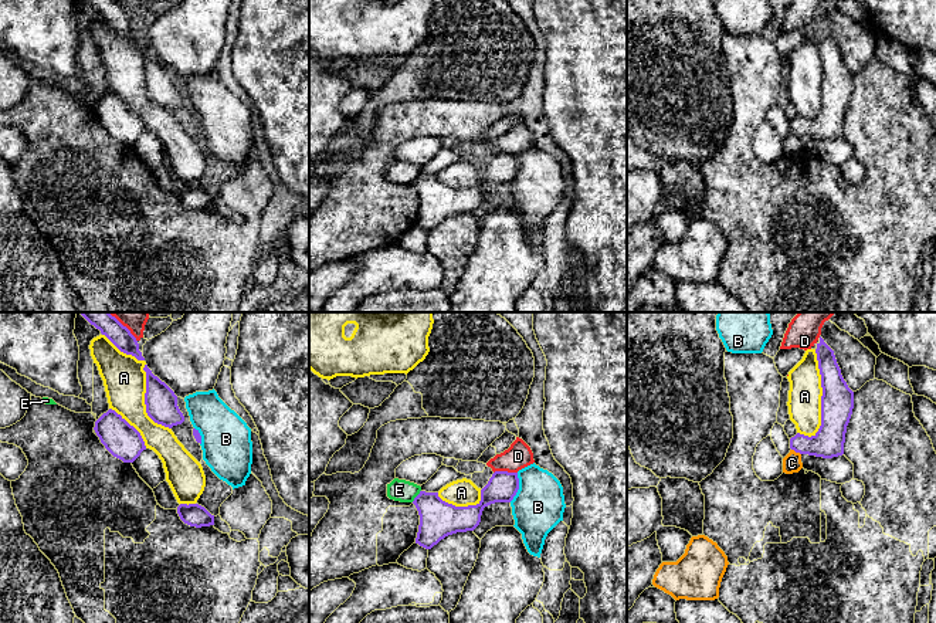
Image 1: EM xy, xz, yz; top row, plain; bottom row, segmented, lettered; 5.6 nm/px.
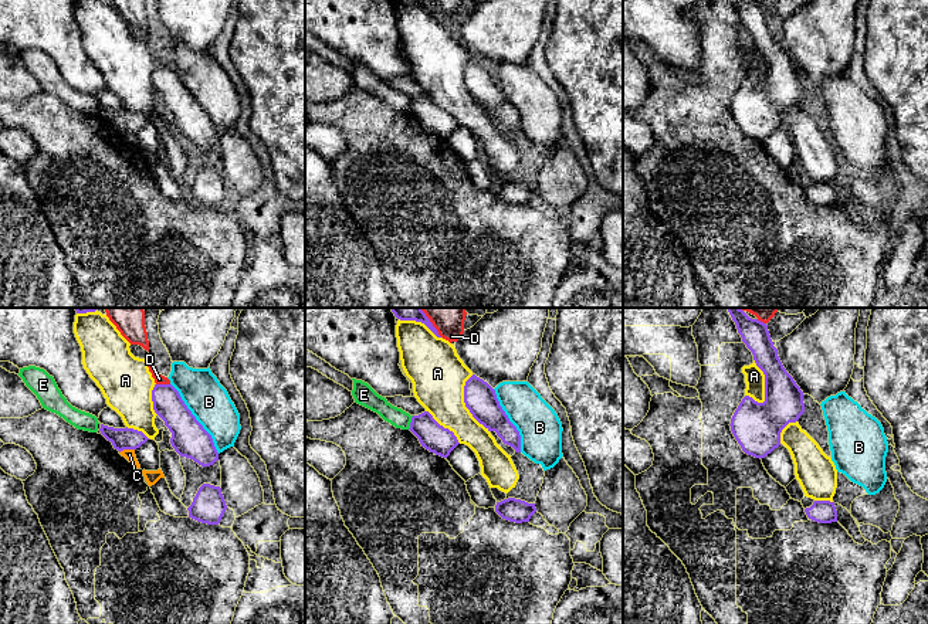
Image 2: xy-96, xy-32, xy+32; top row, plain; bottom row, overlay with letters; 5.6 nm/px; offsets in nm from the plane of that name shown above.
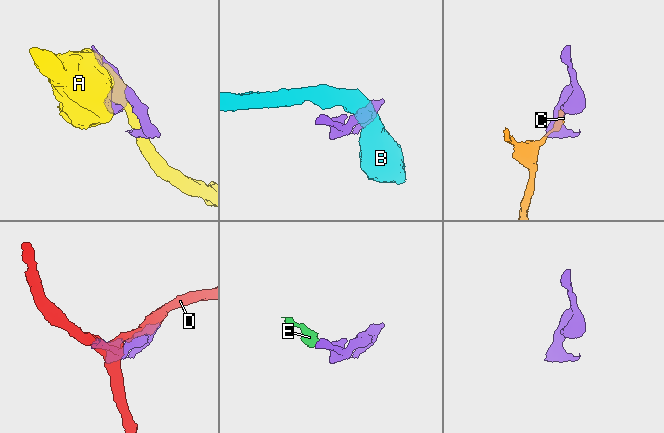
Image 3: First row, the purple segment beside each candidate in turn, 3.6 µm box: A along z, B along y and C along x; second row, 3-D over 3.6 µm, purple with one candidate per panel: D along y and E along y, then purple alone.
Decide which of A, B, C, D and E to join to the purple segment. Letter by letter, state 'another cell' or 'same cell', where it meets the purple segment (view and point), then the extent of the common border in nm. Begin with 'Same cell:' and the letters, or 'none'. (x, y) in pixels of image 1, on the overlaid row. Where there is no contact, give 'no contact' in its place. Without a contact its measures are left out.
Same cell: none
A: another cell; contact yz (823, 395); length 500 nm
B: another cell; contact xz (518, 487); length 180 nm
C: another cell; contact yz (796, 451); length 70 nm
D: another cell; contact xz (505, 471); length 140 nm
E: another cell; contact xz (417, 495); length 90 nm

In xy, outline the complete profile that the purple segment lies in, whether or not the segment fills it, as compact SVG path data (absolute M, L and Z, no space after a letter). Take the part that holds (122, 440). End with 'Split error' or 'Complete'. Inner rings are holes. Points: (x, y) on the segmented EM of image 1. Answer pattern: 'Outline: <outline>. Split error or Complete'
Outline: M112 409L95 421L94 430L105 448L123 463L133 463L146 450L140 433Z. Complete

